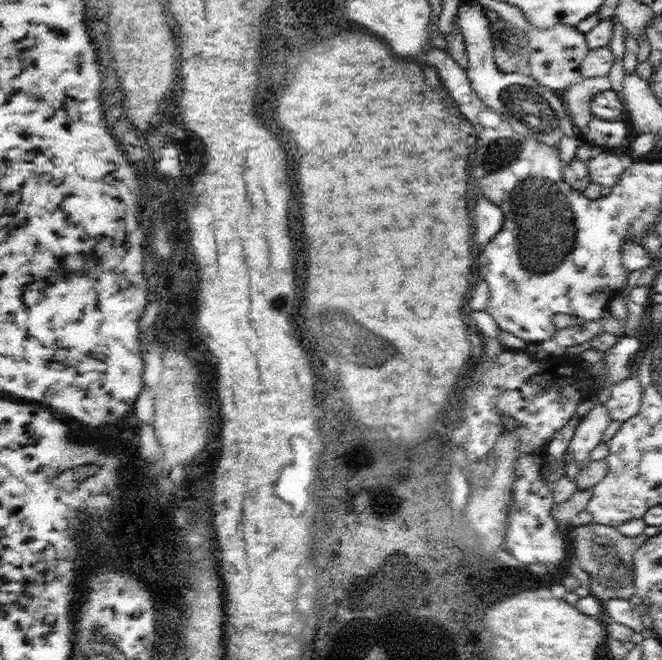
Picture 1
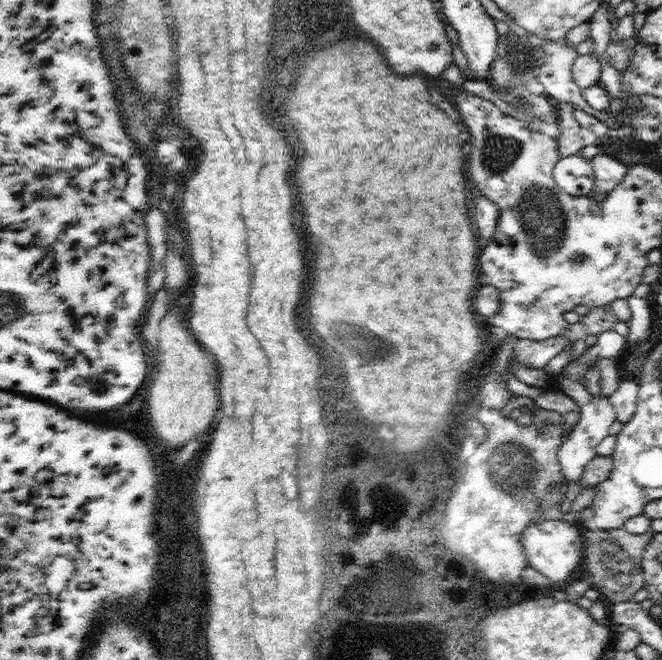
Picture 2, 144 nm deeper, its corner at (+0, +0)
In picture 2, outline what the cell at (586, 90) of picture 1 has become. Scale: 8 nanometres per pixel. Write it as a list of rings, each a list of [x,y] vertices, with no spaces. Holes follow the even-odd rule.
[[[563,102],[563,104],[557,104],[557,116],[559,116],[559,146],[557,146],[557,152],[559,152],[559,160],[565,158],[565,156],[573,156],[573,154],[579,154],[581,148],[583,148],[583,138],[581,138],[581,124],[577,122],[575,118],[575,104],[573,102]]]

